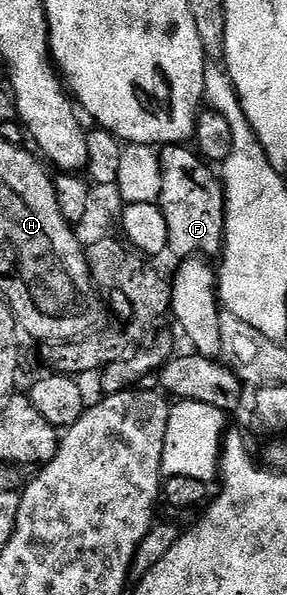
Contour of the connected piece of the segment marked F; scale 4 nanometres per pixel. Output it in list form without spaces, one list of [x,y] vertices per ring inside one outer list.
[[[184,144],[163,145],[159,149],[159,154],[162,168],[162,194],[158,203],[162,210],[162,218],[166,218],[168,252],[176,255],[176,258],[219,257],[224,247],[224,186],[221,177],[219,175],[216,177],[212,173],[213,165],[203,159],[199,152]]]

